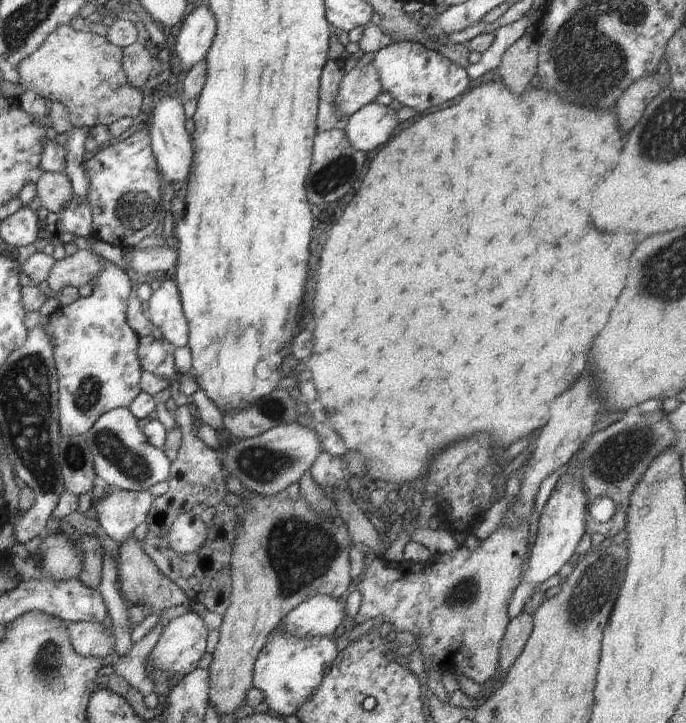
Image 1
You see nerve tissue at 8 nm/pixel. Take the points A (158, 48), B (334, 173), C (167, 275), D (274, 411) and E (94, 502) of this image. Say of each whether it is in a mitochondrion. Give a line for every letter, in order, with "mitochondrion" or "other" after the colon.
A: other
B: mitochondrion
C: other
D: mitochondrion
E: other

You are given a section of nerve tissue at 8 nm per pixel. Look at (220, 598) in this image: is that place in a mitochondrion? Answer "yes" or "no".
no

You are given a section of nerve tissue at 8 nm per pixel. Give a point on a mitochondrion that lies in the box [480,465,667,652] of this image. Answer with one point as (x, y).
(589, 600)

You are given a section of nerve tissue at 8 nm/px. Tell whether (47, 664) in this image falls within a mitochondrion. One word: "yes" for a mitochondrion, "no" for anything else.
yes

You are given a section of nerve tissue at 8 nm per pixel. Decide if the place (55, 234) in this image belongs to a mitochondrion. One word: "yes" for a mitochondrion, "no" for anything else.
no

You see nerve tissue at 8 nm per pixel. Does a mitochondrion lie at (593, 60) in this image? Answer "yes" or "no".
yes

